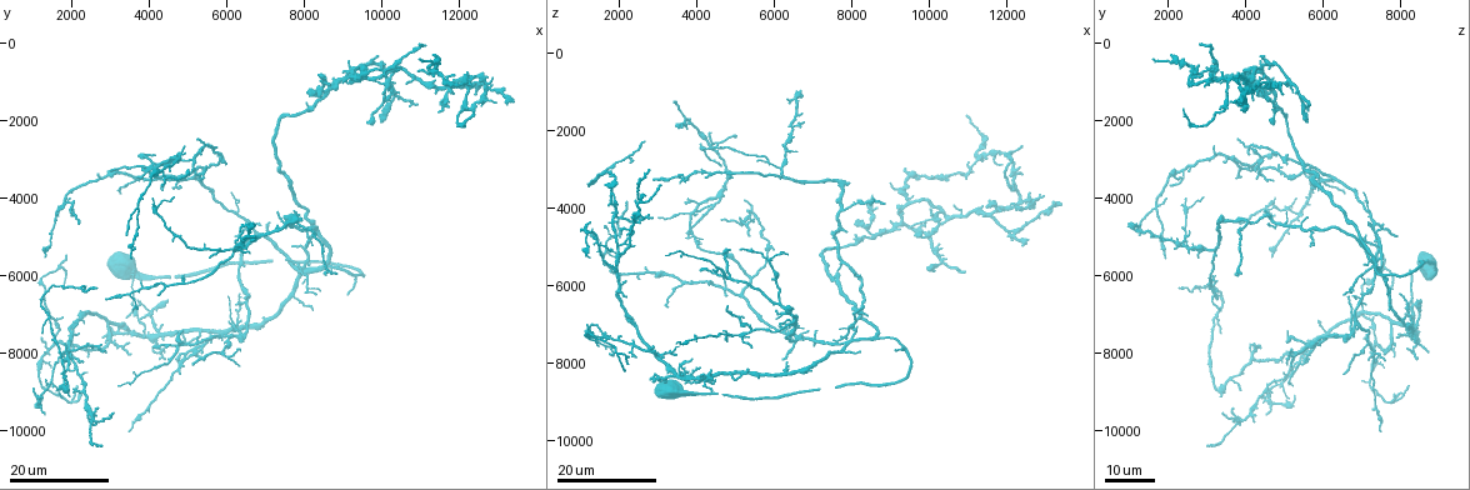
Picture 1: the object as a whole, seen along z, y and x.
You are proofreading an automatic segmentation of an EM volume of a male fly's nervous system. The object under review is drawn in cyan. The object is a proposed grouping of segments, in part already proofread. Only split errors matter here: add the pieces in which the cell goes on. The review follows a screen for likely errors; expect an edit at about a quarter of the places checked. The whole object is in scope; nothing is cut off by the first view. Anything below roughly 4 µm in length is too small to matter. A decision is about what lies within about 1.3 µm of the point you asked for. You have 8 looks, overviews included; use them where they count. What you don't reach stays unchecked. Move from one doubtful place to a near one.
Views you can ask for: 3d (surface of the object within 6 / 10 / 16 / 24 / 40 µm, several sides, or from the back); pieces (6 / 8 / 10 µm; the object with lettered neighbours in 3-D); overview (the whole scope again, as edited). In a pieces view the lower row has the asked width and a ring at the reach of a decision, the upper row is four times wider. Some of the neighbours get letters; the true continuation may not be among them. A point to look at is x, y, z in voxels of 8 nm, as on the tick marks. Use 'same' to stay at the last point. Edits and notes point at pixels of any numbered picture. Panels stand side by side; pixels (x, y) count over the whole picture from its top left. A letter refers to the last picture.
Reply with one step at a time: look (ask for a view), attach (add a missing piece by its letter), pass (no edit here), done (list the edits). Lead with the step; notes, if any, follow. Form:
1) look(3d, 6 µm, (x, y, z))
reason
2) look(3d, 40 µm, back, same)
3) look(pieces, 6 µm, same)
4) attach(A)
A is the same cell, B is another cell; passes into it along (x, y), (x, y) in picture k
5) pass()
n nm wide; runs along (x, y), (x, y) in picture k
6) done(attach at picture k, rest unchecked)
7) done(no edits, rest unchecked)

look(3d, 24 µm, (6200, 5000, 7850))
thin end

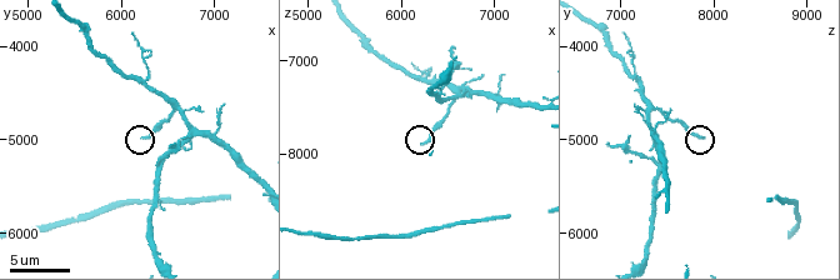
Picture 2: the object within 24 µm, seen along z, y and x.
look(pieces, 10 µm, (6200, 5000, 7900))

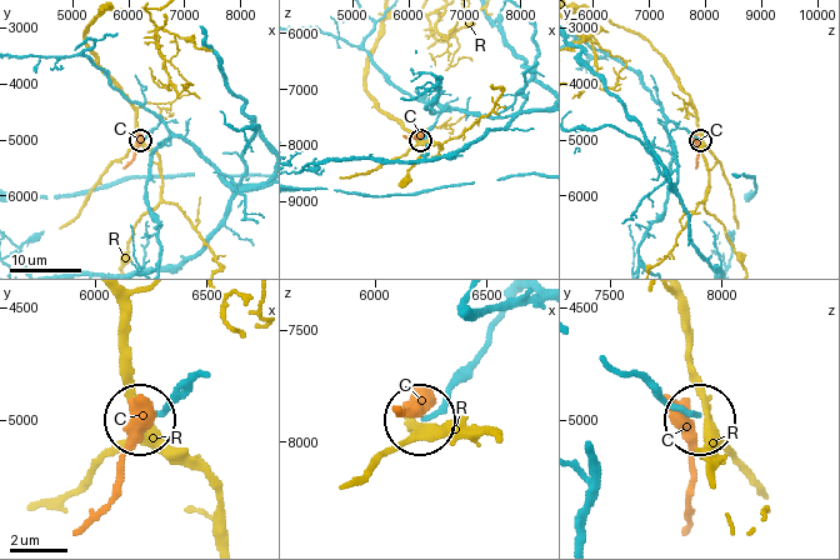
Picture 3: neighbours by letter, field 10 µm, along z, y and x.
pass()
C and R are other cells; runs along (619, 369), (698, 414) in picture 3; no lettered piece goes on from it

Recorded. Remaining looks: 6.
look(3d, 24 µm, (6350, 6400, 7950))
tapers out

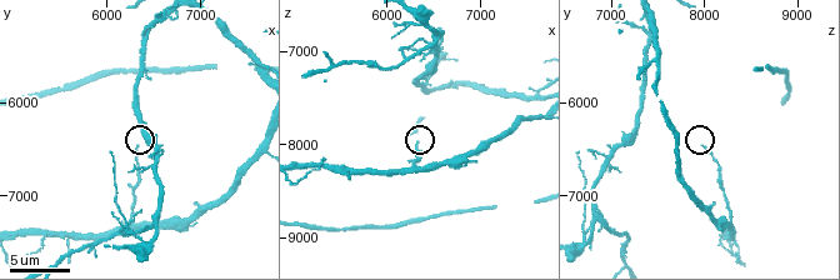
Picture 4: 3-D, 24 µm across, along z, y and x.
look(3d, 10 µm, (6350, 6450, 8000))

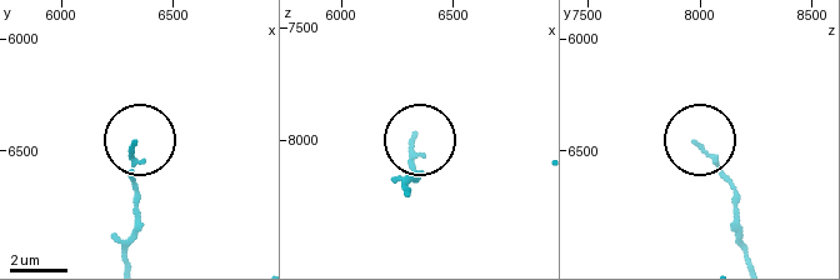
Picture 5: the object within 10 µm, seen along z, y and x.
look(pieces, 8 µm, (6310, 6470, 7970))
what lies round it

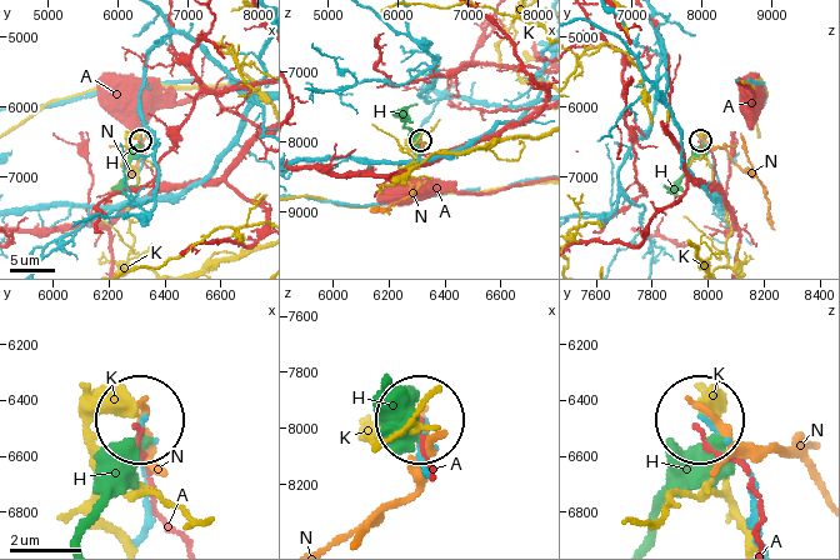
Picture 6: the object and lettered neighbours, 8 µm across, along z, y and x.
pass()
A, H, K and N are other cells; runs along (141, 539), (139, 425) in picture 6; no lettered piece goes on from it

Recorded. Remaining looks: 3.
look(3d, 24 µm, (8850, 6000, 3950))
thin end

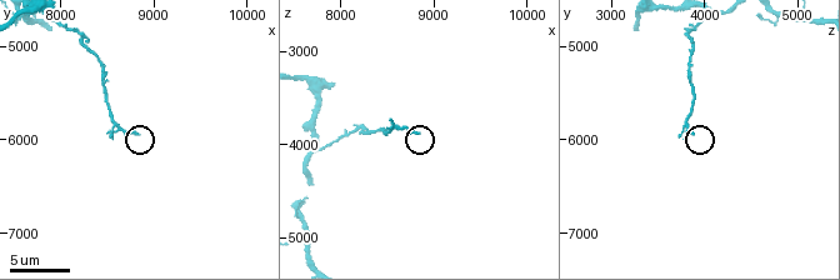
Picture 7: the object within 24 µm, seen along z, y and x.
look(pieces, 6 µm, (8850, 5900, 3900))
what lies round it

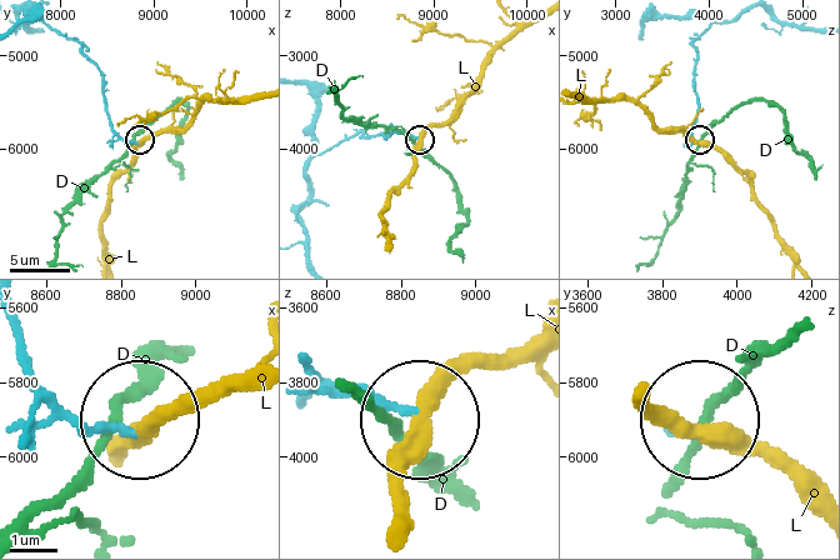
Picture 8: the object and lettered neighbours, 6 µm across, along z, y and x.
pass()
D and L are other cells; runs along (23, 338), (34, 373), (70, 409), (138, 433) in picture 8; no lettered piece goes on from it

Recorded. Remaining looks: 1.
done(no edits, rest unchecked)

